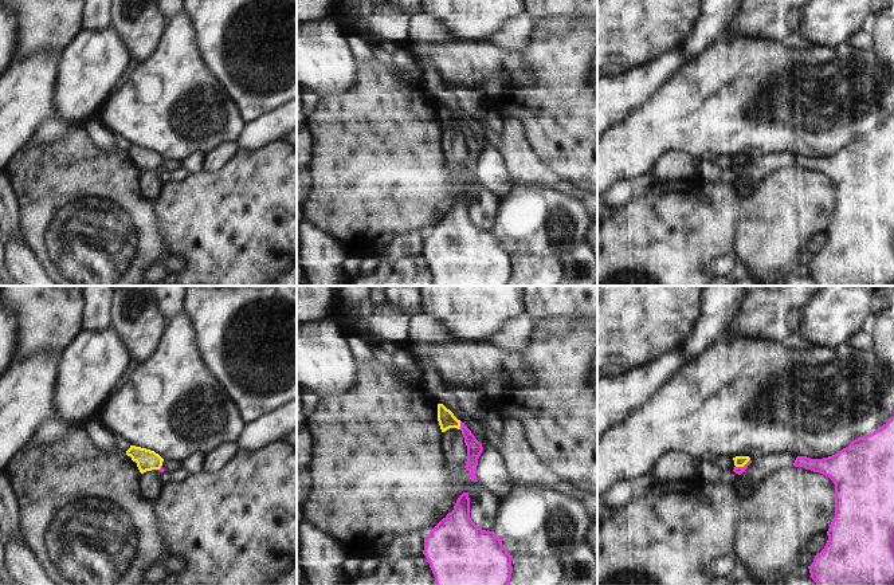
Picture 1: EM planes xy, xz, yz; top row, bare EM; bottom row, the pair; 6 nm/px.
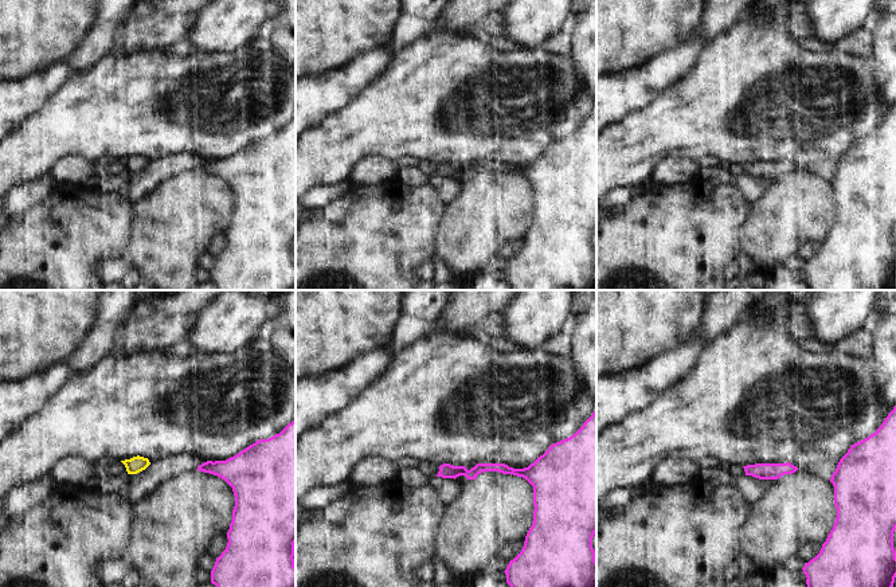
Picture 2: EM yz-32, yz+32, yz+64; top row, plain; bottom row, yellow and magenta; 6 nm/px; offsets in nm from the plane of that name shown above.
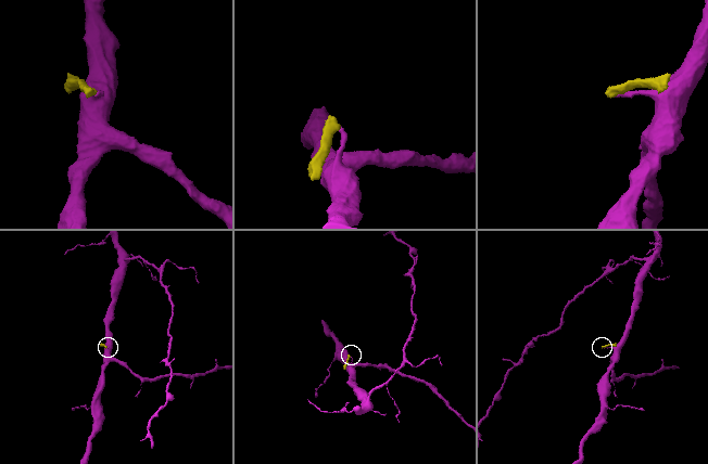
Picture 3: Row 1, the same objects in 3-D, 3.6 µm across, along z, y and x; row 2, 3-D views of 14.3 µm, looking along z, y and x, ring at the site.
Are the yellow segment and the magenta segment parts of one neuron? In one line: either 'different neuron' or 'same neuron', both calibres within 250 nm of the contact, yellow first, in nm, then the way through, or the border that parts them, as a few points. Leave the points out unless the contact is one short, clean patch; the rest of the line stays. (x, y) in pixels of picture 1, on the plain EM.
different neuron; calibres 100 and 100 nm; border xz (459, 121), (461, 128)

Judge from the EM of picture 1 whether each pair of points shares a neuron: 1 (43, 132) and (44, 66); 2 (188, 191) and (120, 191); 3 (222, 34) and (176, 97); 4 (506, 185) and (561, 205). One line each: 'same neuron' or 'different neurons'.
1: different neurons
2: different neurons
3: different neurons
4: different neurons

